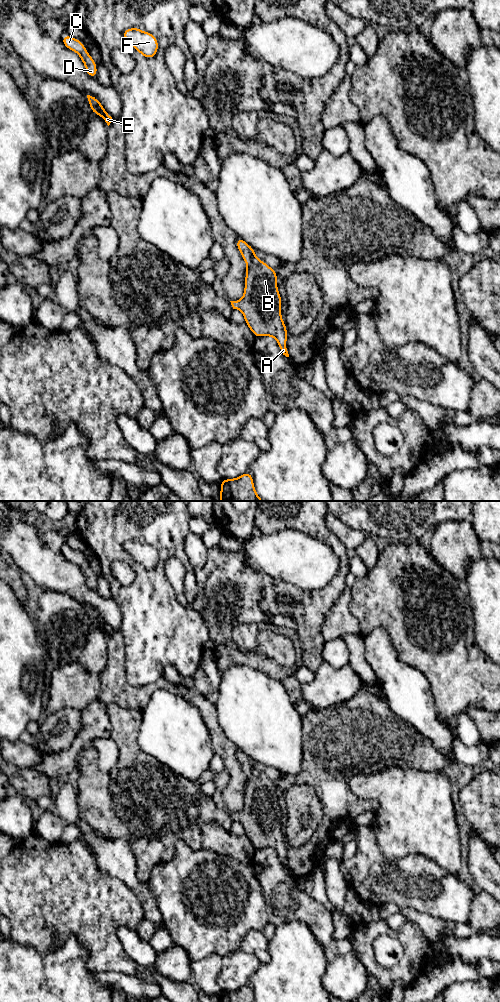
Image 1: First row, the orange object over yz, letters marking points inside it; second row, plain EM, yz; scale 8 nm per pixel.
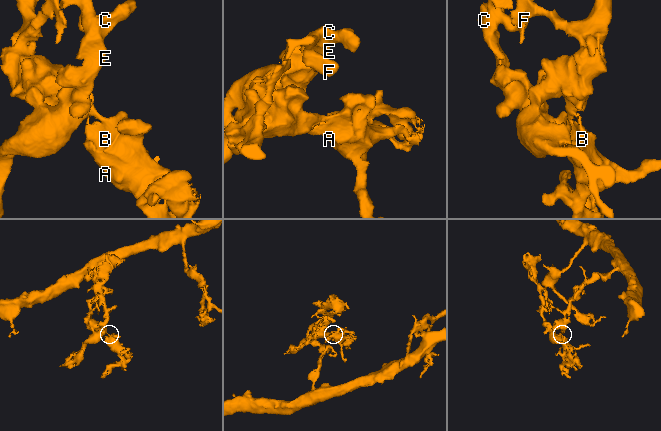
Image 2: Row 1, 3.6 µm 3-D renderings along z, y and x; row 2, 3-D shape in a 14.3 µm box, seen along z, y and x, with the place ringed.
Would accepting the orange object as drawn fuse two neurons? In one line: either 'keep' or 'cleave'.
keep

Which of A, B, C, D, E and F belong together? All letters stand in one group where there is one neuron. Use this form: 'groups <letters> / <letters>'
groups A B C D E F

